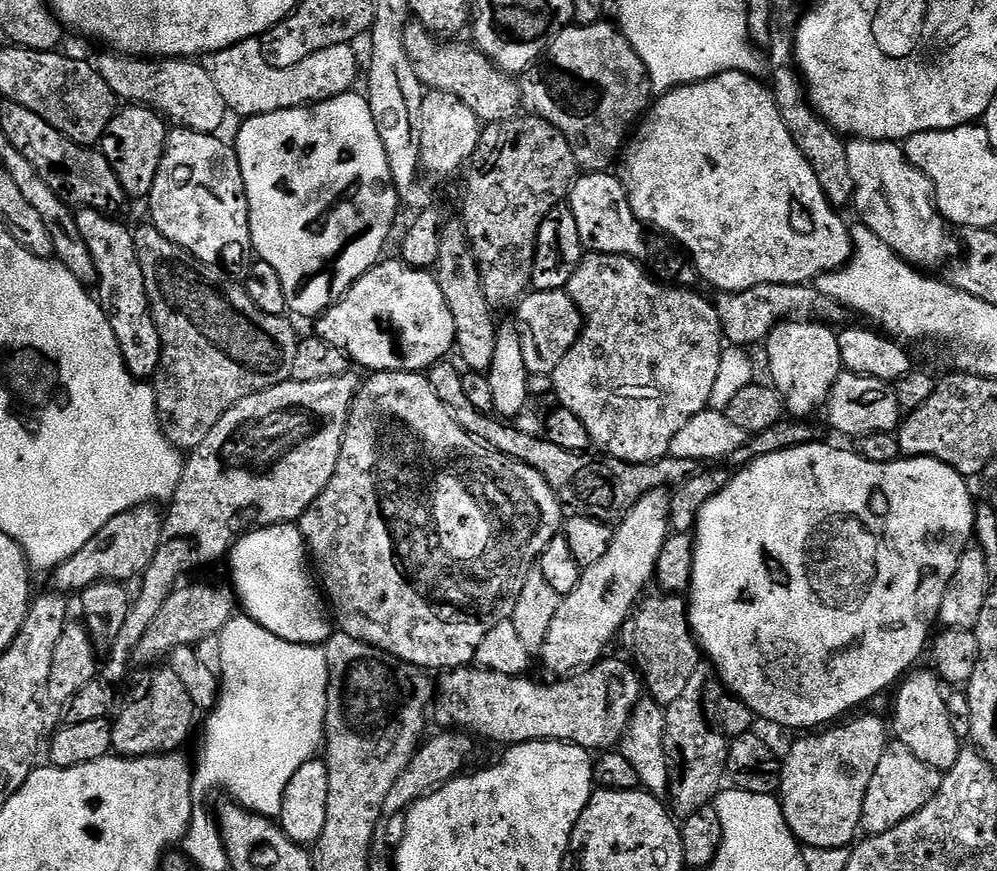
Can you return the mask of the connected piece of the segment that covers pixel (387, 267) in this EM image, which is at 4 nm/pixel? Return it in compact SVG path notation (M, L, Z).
M399 258L388 259L381 259L369 272L357 278L347 294L318 317L314 332L321 340L330 342L330 346L338 346L357 369L368 368L369 373L424 372L433 364L441 363L447 357L444 355L455 349L454 314L442 294L439 279L431 271L412 268Z

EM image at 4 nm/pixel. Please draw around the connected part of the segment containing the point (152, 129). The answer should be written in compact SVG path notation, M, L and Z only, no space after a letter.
M143 106L121 107L110 126L106 126L106 134L101 138L98 148L110 162L114 174L118 174L118 182L122 182L125 197L146 198L152 193L154 178L164 157L164 145L168 143L169 131L164 117Z

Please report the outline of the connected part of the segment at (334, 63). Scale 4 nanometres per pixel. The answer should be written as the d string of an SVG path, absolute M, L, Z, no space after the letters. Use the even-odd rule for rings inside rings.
M253 38L238 42L226 50L209 52L207 56L203 57L202 63L206 74L210 74L214 87L218 89L218 94L222 94L222 102L226 102L229 113L236 115L237 112L240 118L247 118L290 110L291 108L311 106L353 91L357 87L356 75L359 72L361 75L362 72L362 60L360 64L354 49L352 44L330 46L326 50L318 50L318 54L310 54L310 58L302 58L302 62L298 62L298 66L275 68L270 66L270 62L266 62L259 39Z

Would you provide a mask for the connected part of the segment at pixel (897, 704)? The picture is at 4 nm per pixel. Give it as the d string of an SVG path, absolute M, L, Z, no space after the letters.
M932 670L916 671L909 671L895 689L897 692L896 701L892 704L892 730L897 741L906 746L906 750L914 750L917 758L922 758L922 762L943 774L954 766L954 762L958 762L962 740L955 736L953 727L950 726L946 692L940 677Z

